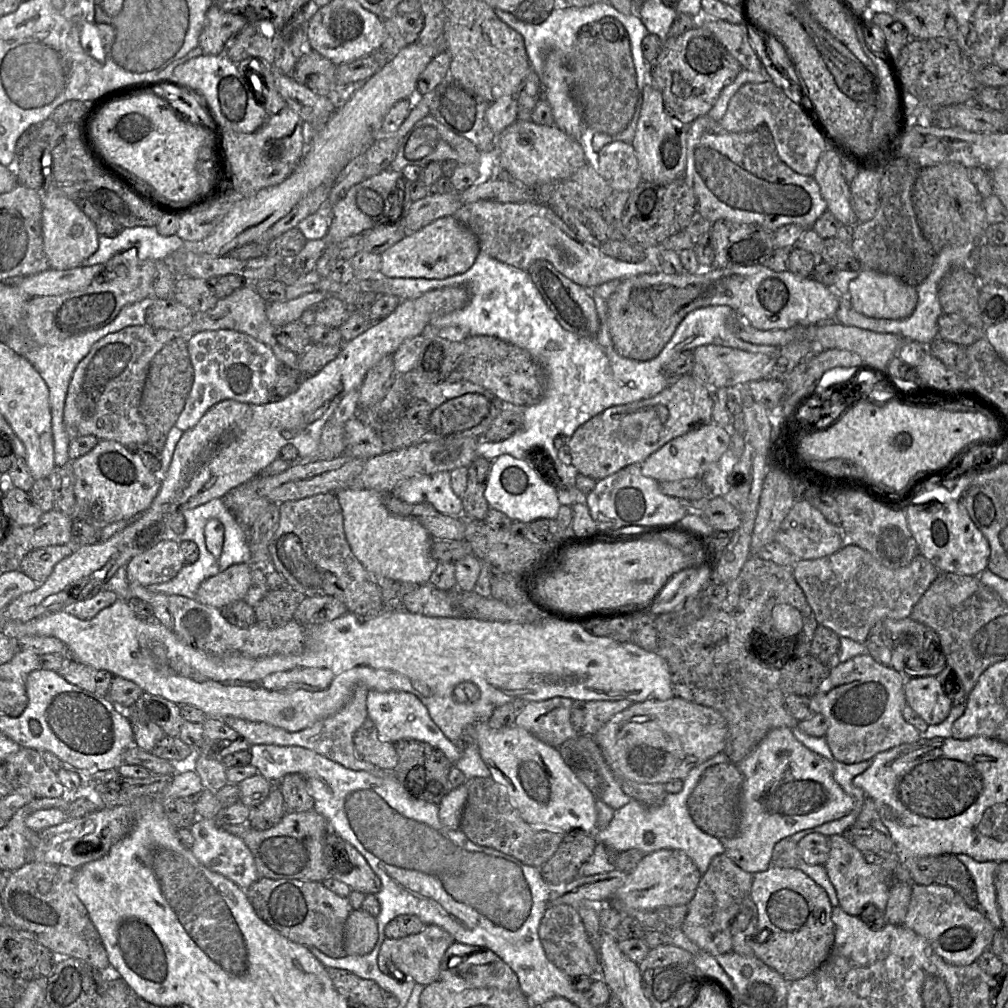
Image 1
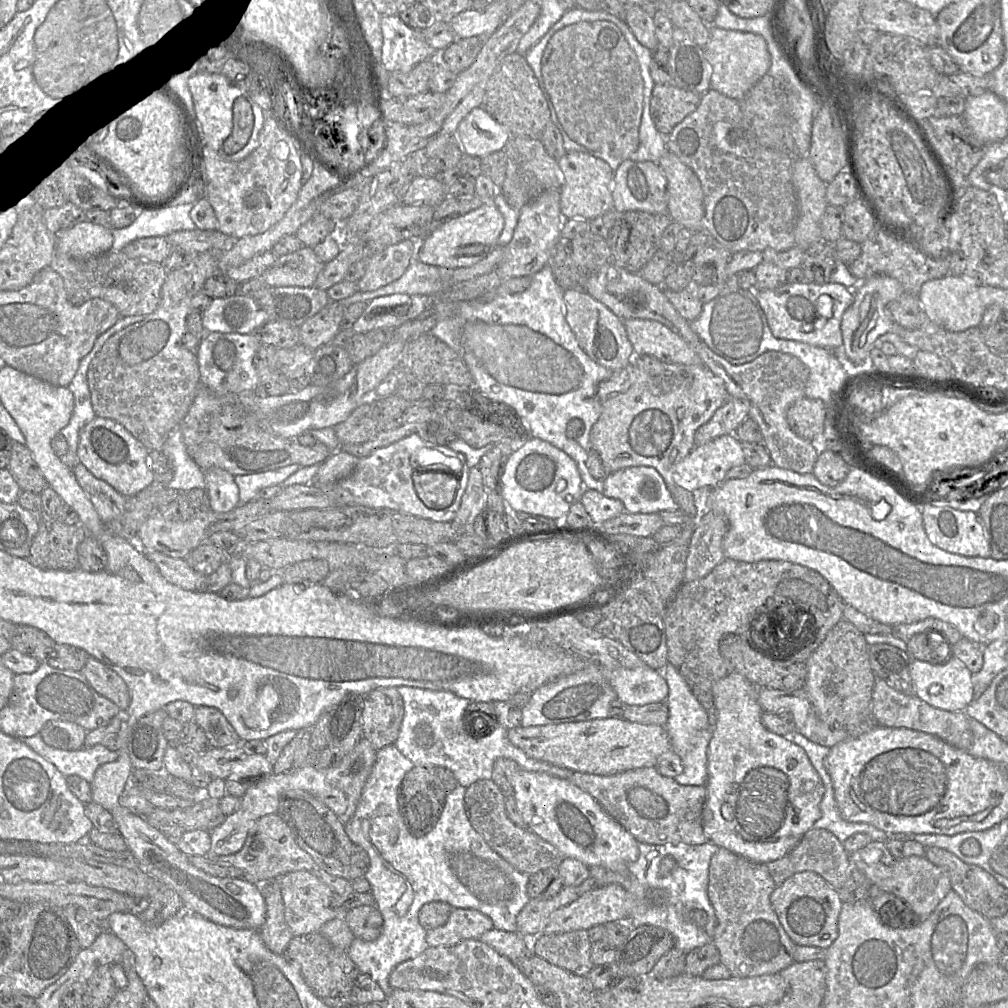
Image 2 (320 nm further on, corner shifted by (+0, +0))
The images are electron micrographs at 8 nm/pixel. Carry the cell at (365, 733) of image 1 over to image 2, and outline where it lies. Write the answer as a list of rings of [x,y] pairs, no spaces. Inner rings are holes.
[[[382,687],[365,696],[362,712],[363,737],[378,751],[398,738],[404,718],[404,703],[398,687]]]

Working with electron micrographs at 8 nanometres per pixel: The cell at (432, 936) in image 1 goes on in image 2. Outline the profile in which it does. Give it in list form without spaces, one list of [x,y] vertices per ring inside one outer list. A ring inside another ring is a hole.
[[[454,908],[447,922],[427,931],[428,946],[453,945],[465,939],[478,939],[493,928],[492,920],[475,909]]]

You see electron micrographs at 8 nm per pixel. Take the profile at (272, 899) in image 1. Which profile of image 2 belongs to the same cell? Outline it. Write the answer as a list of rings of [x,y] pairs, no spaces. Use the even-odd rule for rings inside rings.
[[[292,871],[273,881],[278,882],[284,904],[285,921],[294,936],[319,932],[321,926],[327,921],[345,914],[338,913],[331,907],[334,893],[311,871]]]

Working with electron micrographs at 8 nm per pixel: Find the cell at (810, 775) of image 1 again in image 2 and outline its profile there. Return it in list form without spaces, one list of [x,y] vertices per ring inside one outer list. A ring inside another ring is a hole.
[[[730,672],[713,685],[716,723],[712,728],[712,739],[707,750],[707,782],[705,785],[707,796],[702,813],[702,827],[709,842],[753,863],[767,864],[788,854],[800,842],[803,835],[813,828],[814,823],[821,817],[820,802],[825,789],[820,776],[811,764],[804,749],[792,742],[789,737],[778,735],[764,727],[761,722],[763,709],[758,702],[758,691],[759,687],[737,672]]]

